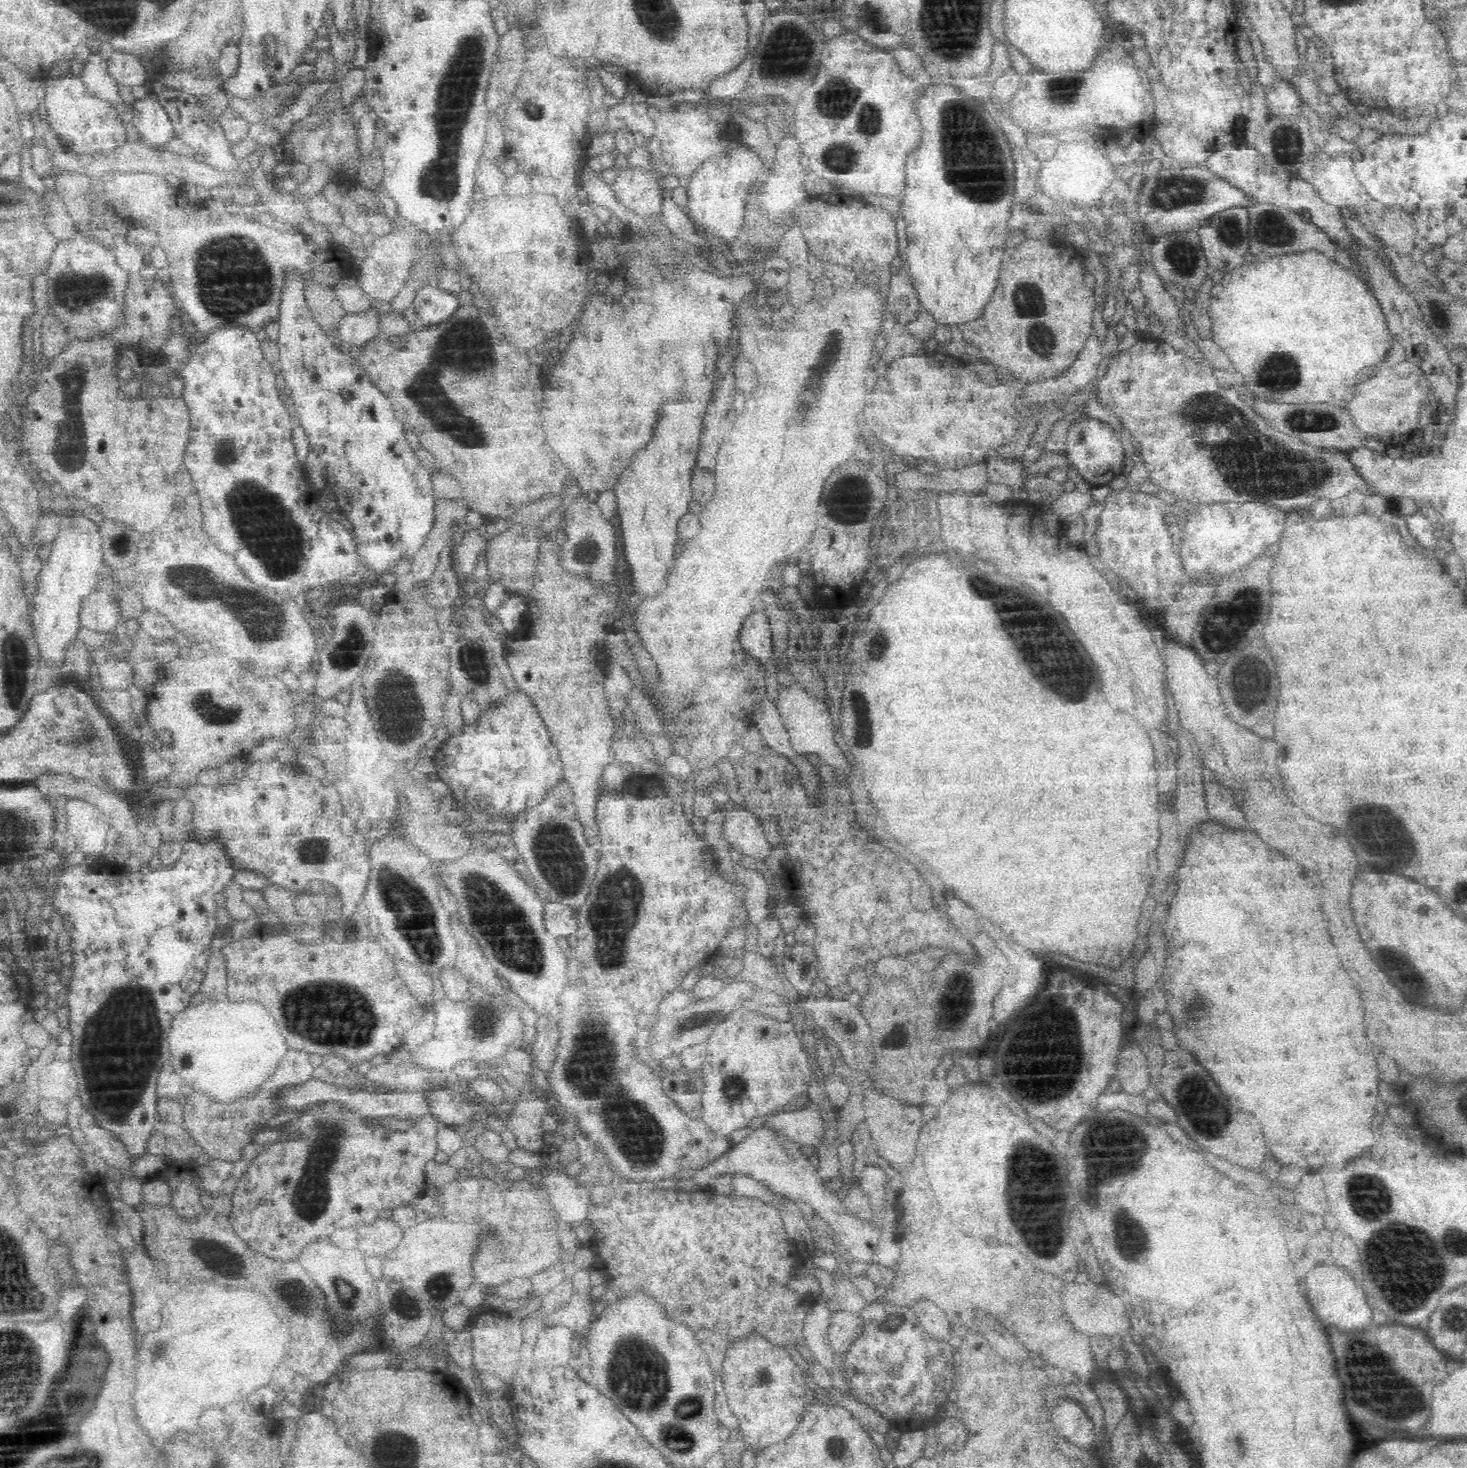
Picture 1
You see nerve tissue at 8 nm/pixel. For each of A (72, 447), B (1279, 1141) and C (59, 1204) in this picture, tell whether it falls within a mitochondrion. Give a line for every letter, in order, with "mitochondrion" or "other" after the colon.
A: mitochondrion
B: other
C: other

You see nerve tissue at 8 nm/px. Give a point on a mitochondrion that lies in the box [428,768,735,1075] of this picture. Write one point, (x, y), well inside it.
(502, 924)

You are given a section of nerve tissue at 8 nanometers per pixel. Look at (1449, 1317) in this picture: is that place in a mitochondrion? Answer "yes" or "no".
yes

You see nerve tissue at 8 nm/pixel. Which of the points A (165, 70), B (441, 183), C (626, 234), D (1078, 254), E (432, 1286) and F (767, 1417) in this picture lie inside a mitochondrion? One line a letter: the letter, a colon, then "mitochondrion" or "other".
A: other
B: mitochondrion
C: other
D: other
E: mitochondrion
F: other

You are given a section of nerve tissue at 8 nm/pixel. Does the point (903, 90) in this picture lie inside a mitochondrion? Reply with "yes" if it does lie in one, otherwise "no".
no

